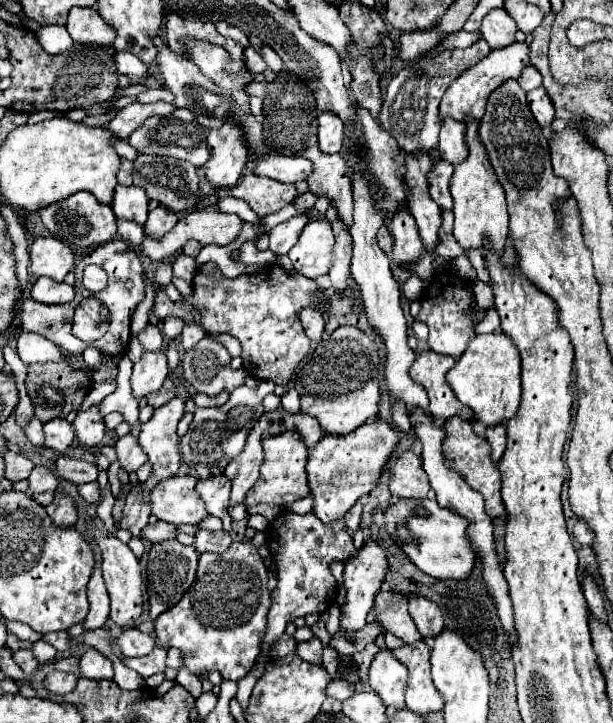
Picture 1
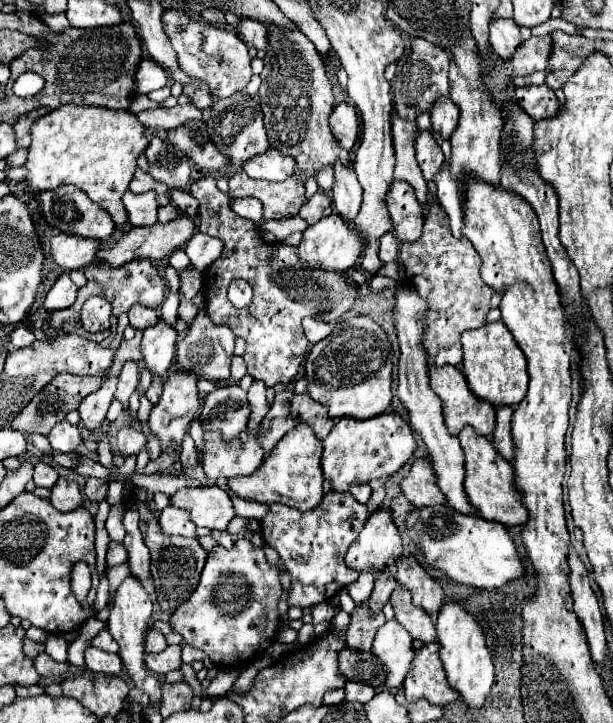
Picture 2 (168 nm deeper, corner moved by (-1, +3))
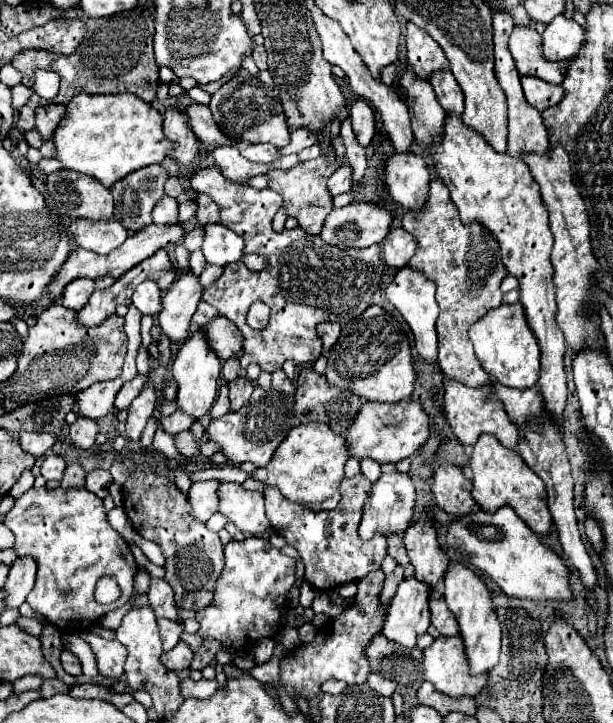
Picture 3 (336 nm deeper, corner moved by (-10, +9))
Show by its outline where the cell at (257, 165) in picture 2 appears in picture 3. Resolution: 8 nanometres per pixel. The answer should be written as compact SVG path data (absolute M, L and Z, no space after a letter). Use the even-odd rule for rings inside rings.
M264 143L264 145L248 145L240 153L248 161L254 161L254 163L274 163L276 157L278 157L276 147L270 145L270 143Z

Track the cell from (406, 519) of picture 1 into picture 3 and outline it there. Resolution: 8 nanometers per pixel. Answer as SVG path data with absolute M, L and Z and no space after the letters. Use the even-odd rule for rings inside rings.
M502 507L496 513L476 511L452 523L446 535L456 547L468 553L468 561L486 573L506 595L532 599L532 601L572 601L574 593L570 589L570 569L558 557L558 553L544 545L538 535L510 509Z

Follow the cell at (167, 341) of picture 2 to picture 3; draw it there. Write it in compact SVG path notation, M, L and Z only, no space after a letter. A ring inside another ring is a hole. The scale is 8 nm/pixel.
M190 269L182 271L176 277L176 281L164 291L162 297L164 309L158 315L158 323L172 341L182 343L188 337L188 325L198 307L202 291L204 289L198 277Z

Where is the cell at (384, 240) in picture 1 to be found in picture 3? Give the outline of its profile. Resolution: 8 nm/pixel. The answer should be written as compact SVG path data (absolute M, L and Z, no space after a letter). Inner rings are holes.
M392 229L386 235L386 239L382 241L384 261L386 261L386 265L390 265L394 269L406 267L414 255L414 251L416 251L416 241L404 229Z

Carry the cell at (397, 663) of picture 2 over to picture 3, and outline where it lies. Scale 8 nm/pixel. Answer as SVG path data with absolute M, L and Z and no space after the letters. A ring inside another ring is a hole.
M404 579L390 603L382 635L404 647L414 647L416 637L426 633L430 625L428 597L430 585L418 579Z

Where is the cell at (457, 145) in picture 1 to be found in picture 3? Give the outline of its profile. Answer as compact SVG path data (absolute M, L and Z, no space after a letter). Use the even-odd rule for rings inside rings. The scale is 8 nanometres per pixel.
M442 69L442 71L434 73L434 77L430 77L430 83L436 91L438 103L446 109L446 113L462 113L464 95L462 95L458 81L450 73L450 69Z

